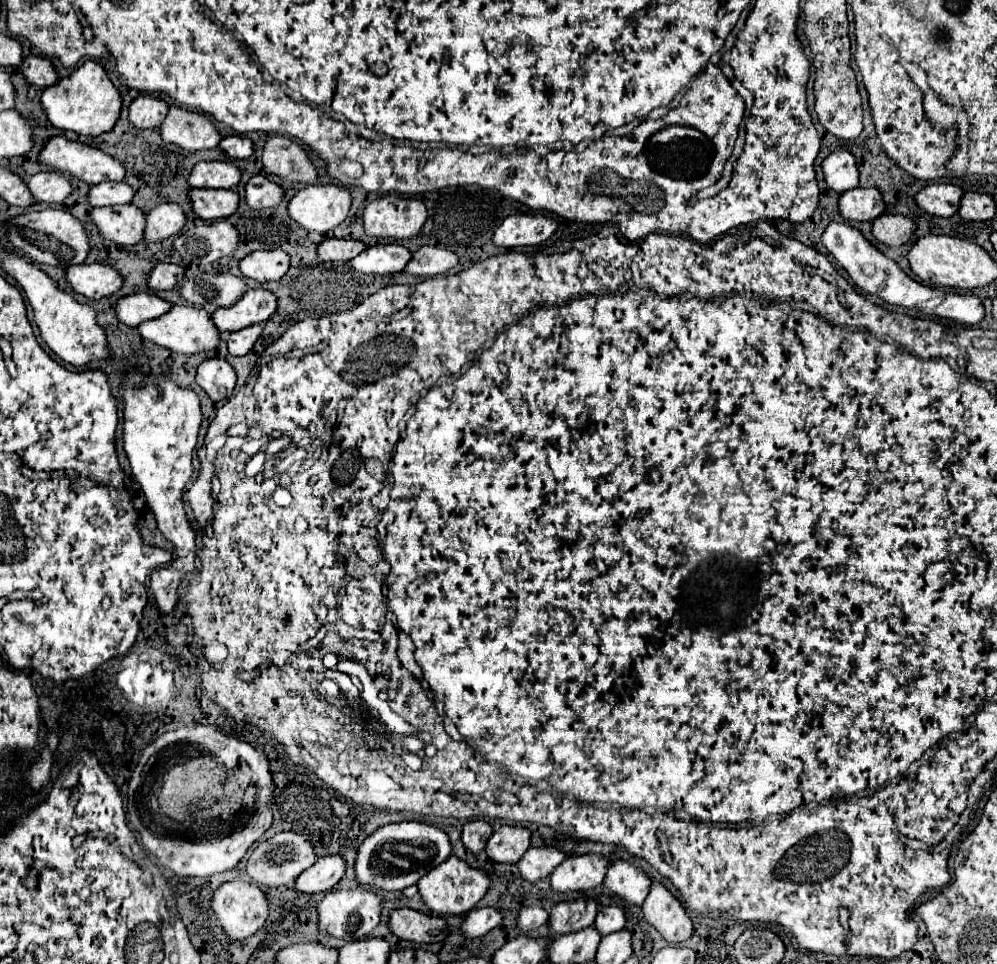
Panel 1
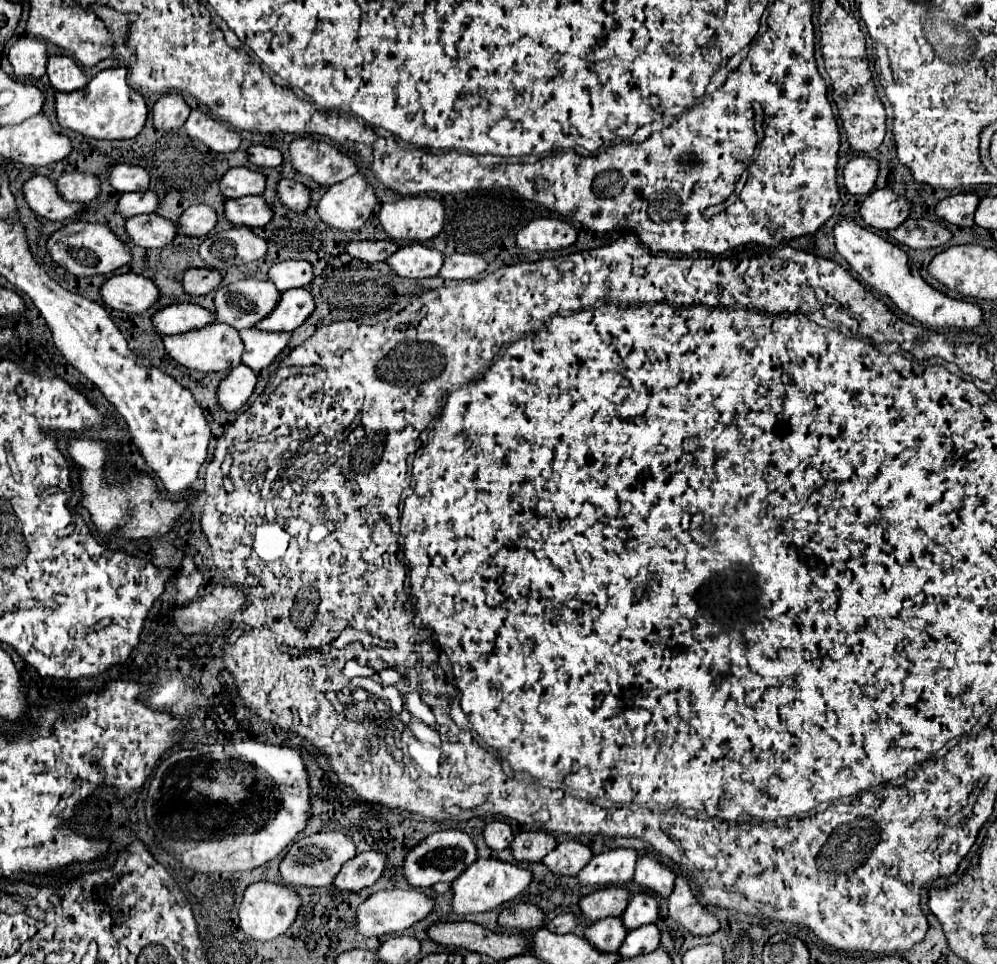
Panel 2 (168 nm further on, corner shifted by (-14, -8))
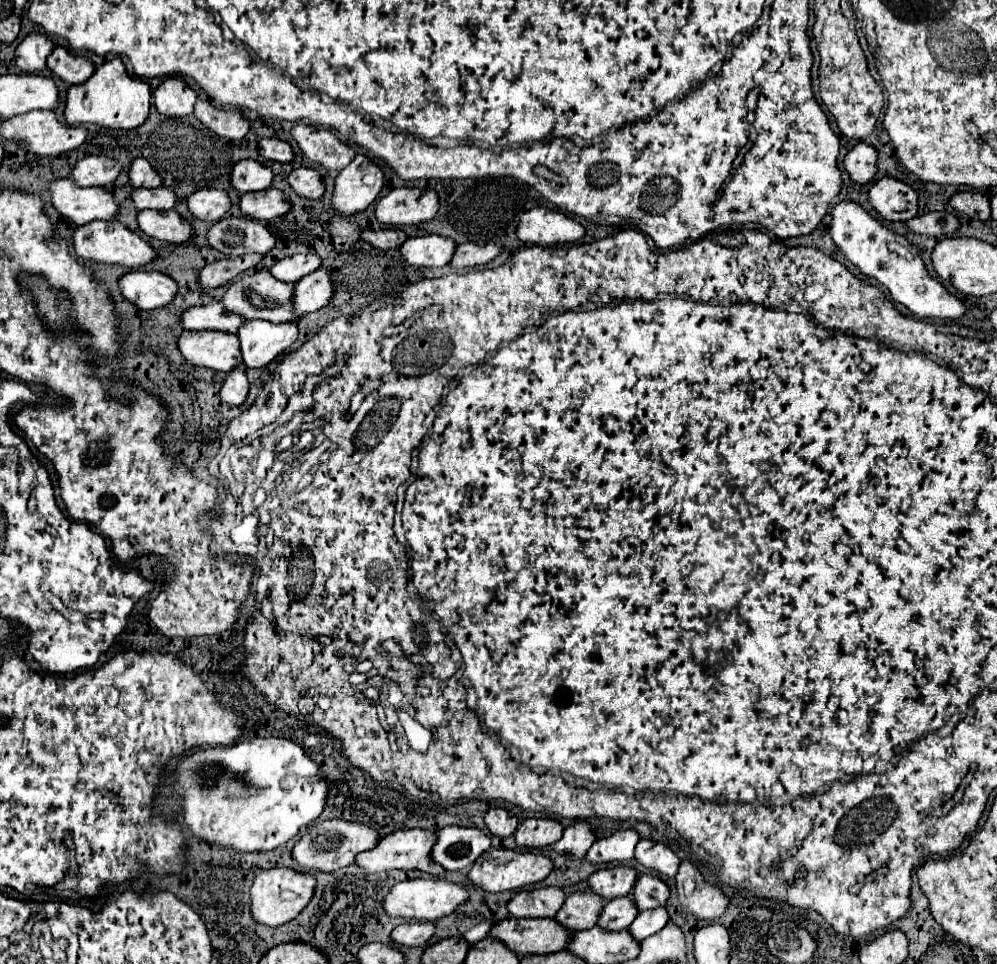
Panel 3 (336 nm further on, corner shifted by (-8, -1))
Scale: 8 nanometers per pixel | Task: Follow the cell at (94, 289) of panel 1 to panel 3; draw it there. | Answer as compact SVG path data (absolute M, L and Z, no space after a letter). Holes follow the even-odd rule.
M136 270L120 278L120 290L126 300L136 304L140 310L154 310L168 306L178 294L178 284L162 272Z

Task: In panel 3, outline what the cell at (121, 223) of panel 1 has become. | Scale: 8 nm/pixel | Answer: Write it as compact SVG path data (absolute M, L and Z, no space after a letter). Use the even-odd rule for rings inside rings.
M142 210L138 214L138 226L150 236L170 244L184 244L192 240L194 228L186 222L176 210L158 212L158 210Z

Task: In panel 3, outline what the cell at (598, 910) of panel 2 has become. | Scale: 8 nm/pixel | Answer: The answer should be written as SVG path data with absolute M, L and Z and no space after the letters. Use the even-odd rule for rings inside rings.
M614 866L614 868L602 868L594 872L588 878L588 882L590 882L590 888L608 902L618 896L630 894L636 884L636 878L638 878L638 872L634 868Z

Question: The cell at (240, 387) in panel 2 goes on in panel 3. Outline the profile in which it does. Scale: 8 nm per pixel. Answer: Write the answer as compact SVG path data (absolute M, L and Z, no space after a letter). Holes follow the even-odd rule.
M238 366L232 372L228 372L228 378L224 380L224 386L220 392L222 402L226 402L230 406L244 404L244 400L248 396L248 380L246 380L244 370L246 370L244 366Z

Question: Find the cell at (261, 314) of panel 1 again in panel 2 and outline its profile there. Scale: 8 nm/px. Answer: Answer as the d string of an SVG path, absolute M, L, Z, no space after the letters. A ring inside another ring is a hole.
M288 289L280 295L280 303L272 309L268 319L256 323L254 329L264 331L294 331L314 311L314 301L308 289Z

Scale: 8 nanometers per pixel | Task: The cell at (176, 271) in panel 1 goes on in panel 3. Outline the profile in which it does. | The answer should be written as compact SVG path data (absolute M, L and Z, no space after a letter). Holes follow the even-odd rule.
M246 254L246 256L222 258L218 262L212 262L200 270L200 284L204 288L218 288L230 284L238 274L258 266L262 258L264 258L262 254Z

